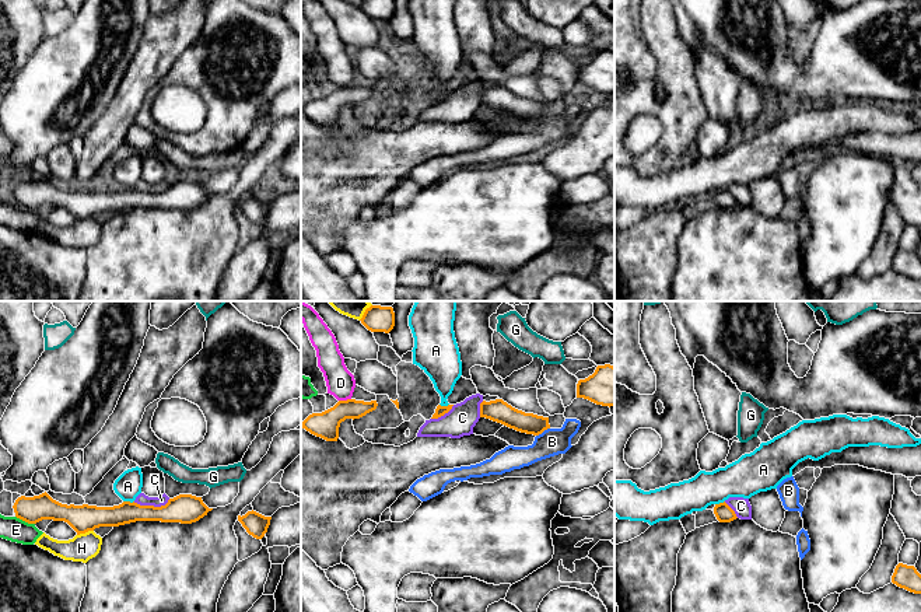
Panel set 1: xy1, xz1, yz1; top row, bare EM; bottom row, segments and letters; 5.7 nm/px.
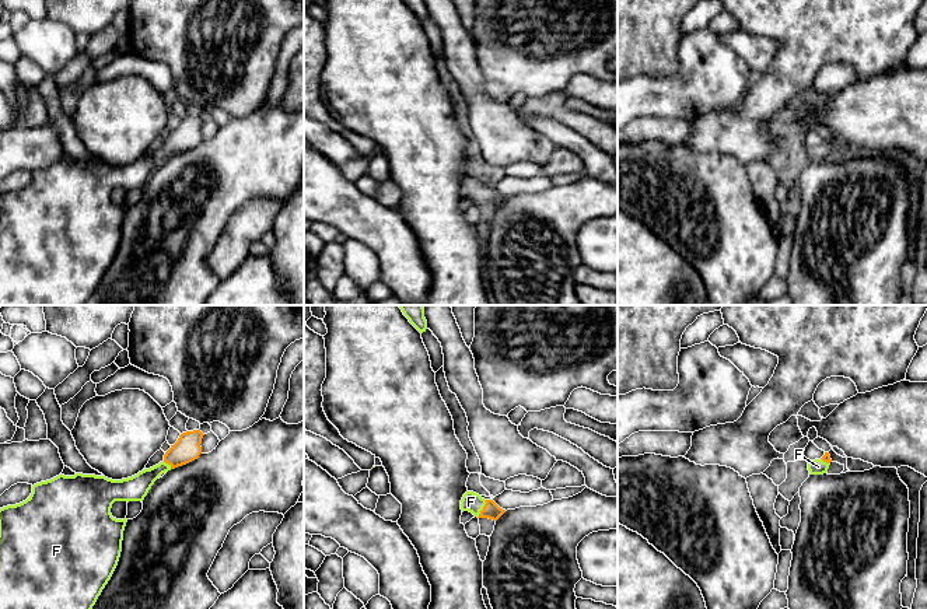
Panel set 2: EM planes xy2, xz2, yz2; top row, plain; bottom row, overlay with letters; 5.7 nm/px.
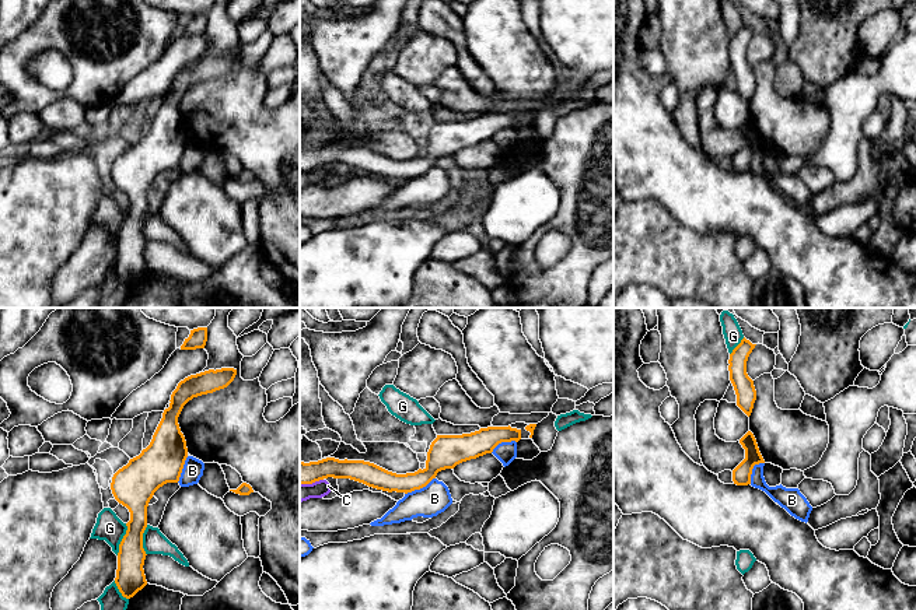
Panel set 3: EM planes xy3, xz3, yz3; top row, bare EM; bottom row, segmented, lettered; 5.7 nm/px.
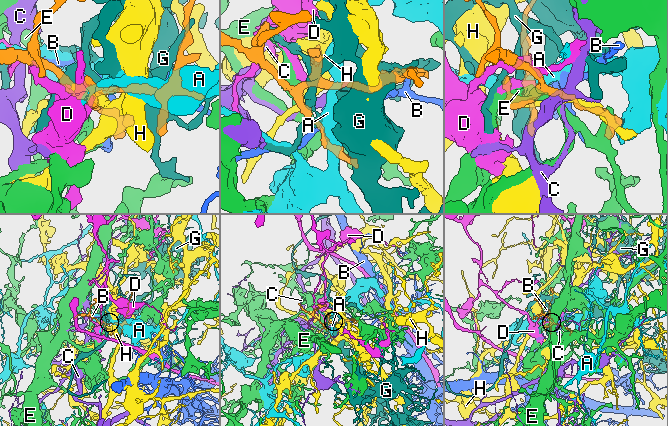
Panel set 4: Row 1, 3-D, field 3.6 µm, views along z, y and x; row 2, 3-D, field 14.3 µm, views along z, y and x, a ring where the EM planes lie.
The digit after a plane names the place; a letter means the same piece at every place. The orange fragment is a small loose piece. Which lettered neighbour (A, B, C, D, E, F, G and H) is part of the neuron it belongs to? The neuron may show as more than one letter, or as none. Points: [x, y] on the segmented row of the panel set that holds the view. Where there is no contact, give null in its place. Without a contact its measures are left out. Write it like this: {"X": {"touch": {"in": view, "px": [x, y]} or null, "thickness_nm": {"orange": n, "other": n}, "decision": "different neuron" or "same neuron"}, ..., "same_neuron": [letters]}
{"A": {"touch": {"in": "xy1", "px": [129, 502]}, "thickness_nm": {"orange": 140, "other": 160}, "decision": "different neuron"}, "B": {"touch": {"in": "xz3", "px": [419, 488]}, "thickness_nm": {"orange": 180, "other": 180}, "decision": "different neuron"}, "C": {"touch": {"in": "xy1", "px": [151, 506]}, "thickness_nm": {"orange": 170, "other": 70}, "decision": "different neuron"}, "D": {"touch": {"in": "xz1", "px": [345, 401]}, "thickness_nm": {"orange": 150, "other": 170}, "decision": "different neuron"}, "E": {"touch": {"in": "xy1", "px": [25, 521]}, "thickness_nm": {"orange": 150, "other": 140}, "decision": "different neuron"}, "F": {"touch": {"in": "xz2", "px": [483, 508]}, "thickness_nm": {"orange": 90, "other": 120}, "decision": "same neuron"}, "G": {"touch": {"in": "xy3", "px": [122, 539]}, "thickness_nm": {"orange": 170, "other": 160}, "decision": "different neuron"}, "H": {"touch": {"in": "xy1", "px": [84, 532]}, "thickness_nm": {"orange": 160, "other": 160}, "decision": "different neuron"}, "same_neuron": ["F"]}

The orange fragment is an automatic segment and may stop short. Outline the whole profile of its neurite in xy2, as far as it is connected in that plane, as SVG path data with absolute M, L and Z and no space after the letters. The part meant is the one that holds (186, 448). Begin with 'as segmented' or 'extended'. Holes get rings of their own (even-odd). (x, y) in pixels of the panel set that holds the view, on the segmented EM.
extended | M200 428L182 433L165 452L162 462L132 477L112 480L83 473L59 475L34 484L25 501L0 508L0 609L92 609L118 566L127 522L126 518L112 517L112 504L115 501L143 501L162 473L199 458L203 435Z

